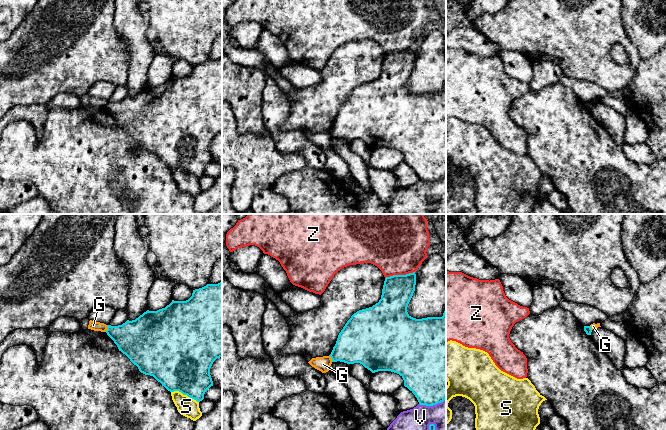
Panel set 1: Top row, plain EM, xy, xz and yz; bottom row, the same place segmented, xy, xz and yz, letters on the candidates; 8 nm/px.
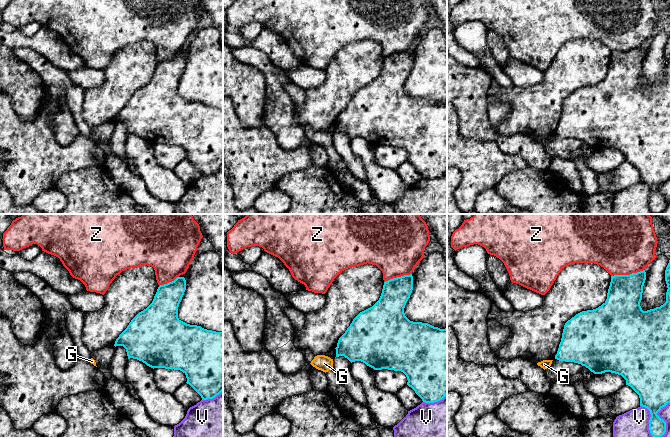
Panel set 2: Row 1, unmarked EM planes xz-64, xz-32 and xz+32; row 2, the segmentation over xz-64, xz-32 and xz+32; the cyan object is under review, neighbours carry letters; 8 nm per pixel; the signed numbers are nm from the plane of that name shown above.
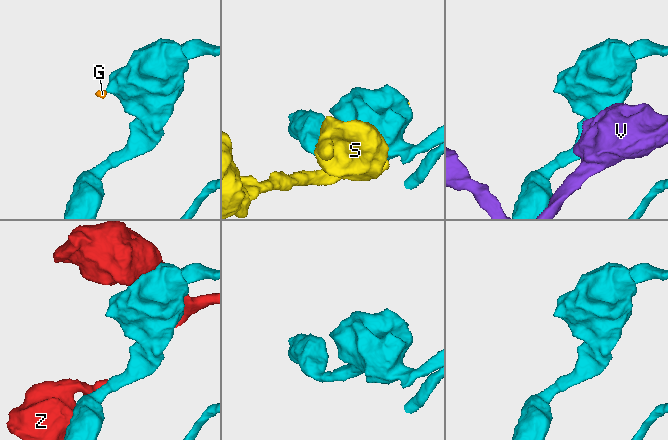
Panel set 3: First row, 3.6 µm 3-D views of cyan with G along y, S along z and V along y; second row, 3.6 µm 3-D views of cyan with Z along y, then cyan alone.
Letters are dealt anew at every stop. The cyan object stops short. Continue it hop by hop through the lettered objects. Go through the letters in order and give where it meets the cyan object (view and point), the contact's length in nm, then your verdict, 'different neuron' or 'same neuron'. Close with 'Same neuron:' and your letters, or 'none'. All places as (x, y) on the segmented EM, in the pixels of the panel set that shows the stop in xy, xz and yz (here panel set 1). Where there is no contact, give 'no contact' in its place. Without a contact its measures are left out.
G: contact xy (107, 328); length 60 nm; different neuron
S: contact xy (185, 394); length 240 nm; different neuron
V: contact xz (432, 405); length 220 nm; different neuron
Z: contact xz (399, 275); length 240 nm; different neuron
Same neuron: none

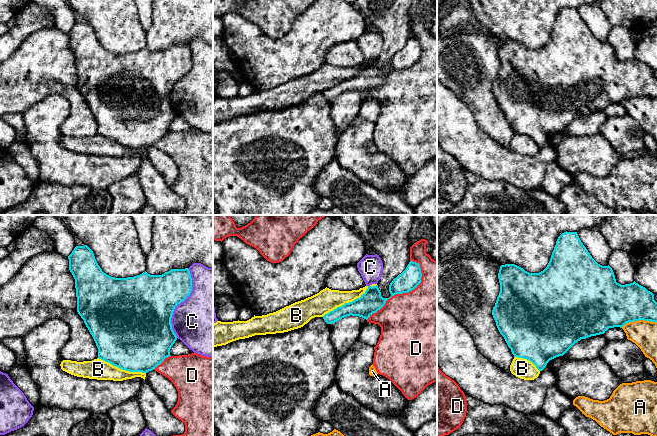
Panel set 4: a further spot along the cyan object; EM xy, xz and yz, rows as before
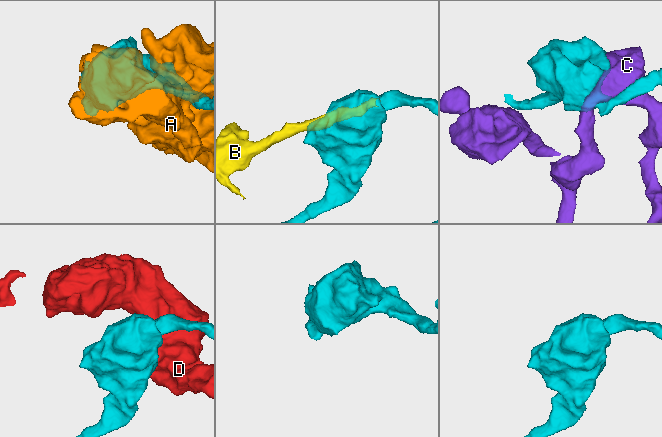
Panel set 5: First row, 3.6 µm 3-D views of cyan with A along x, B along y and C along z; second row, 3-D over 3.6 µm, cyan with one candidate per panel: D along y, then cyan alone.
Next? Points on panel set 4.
A: contact yz (638, 320); length 300 nm; different neuron
B: contact xz (346, 303); length 440 nm; same neuron
C: contact xy (180, 302); length 550 nm; different neuron
D: contact xz (402, 292); length 650 nm; different neuron
Same neuron: B

